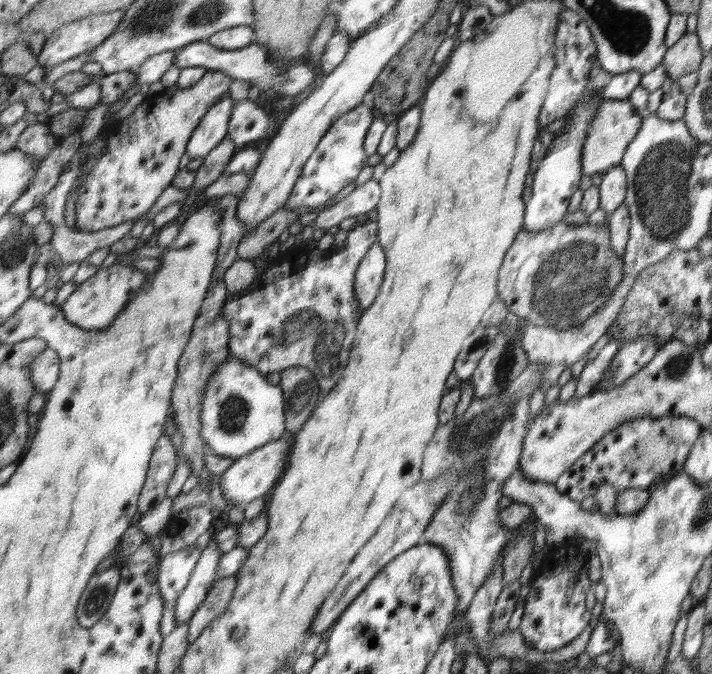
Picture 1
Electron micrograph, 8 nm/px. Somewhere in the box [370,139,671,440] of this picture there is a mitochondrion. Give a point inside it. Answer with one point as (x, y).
(569, 283)

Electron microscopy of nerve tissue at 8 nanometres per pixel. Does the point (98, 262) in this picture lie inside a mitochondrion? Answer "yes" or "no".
no

